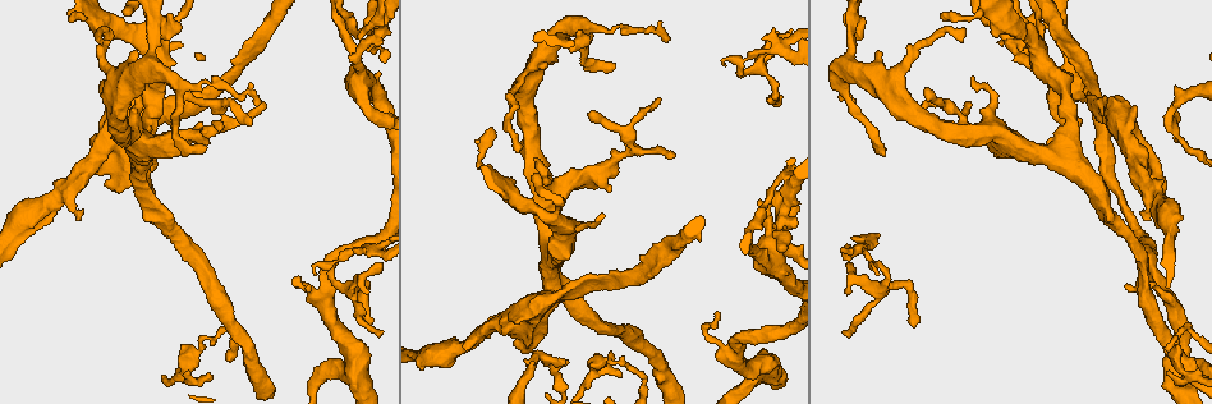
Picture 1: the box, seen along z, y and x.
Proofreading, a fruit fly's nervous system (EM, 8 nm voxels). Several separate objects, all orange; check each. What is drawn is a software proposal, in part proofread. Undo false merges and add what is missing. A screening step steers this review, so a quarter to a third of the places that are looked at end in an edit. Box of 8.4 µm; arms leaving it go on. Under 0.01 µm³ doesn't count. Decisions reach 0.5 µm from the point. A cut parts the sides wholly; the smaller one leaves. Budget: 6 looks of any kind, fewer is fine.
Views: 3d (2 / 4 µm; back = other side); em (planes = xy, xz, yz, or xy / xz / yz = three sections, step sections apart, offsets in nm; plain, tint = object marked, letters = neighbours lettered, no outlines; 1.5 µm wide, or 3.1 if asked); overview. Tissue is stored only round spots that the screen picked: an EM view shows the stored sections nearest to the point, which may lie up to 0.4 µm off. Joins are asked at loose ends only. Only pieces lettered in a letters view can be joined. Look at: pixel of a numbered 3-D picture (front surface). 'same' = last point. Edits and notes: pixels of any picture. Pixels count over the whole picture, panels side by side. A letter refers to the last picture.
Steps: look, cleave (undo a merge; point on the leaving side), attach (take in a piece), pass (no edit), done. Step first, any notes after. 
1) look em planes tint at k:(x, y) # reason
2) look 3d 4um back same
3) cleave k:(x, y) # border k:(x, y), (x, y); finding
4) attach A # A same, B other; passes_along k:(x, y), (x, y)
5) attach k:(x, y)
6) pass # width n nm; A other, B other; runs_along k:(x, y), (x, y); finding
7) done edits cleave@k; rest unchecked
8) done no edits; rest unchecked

look em xz step 8 plain at 1:(154, 31) # a fork

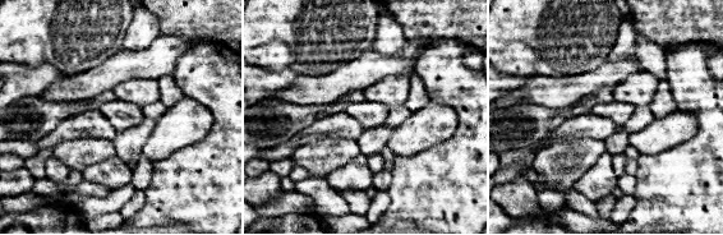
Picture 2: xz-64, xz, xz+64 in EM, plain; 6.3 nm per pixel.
look em xz step 8 letters same

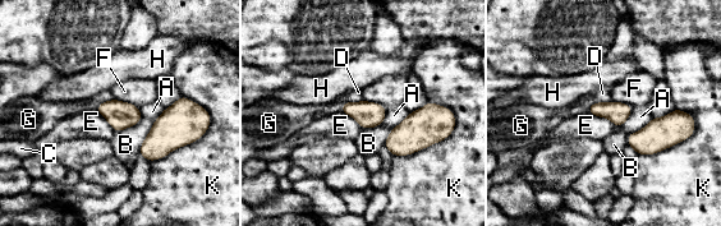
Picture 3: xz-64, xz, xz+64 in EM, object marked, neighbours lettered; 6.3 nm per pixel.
pass # longest_contact K 440 nm; A other, B other, C other, D other, E other, F other, G other, H other, K other; border 3:(588, 111), (605, 116), (618, 128); continuous, no second neuron

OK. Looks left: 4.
look 3d 2um at 1:(522, 383) # sudden change in width

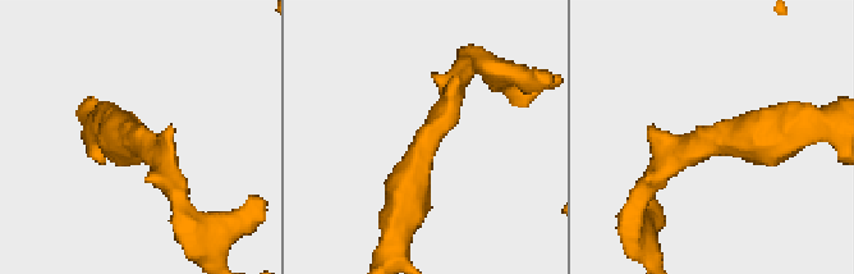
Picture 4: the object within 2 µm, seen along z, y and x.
look em xy step 8 tint at 4:(712, 139) # need the tissue

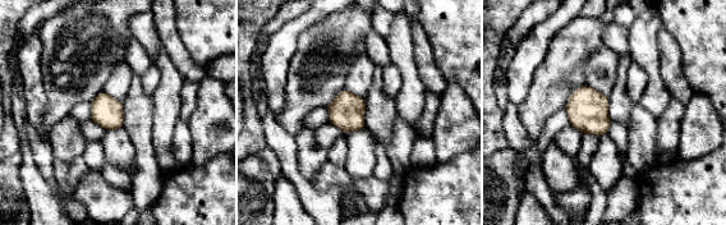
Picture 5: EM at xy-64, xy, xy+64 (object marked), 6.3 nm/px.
look em planes letters same # another direction

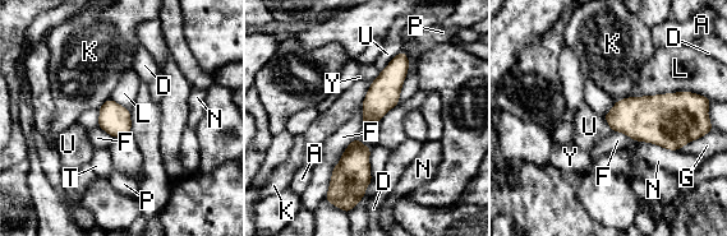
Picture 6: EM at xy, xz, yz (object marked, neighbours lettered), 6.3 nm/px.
pass # longest_contact F 440 nm; A other, D other, F other, G other, K other, L other, N other, P other, T other, U other, Y other; border 6:(695, 92), (665, 92), (630, 97); all the same neuron

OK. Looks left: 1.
done no edits; rest unchecked

